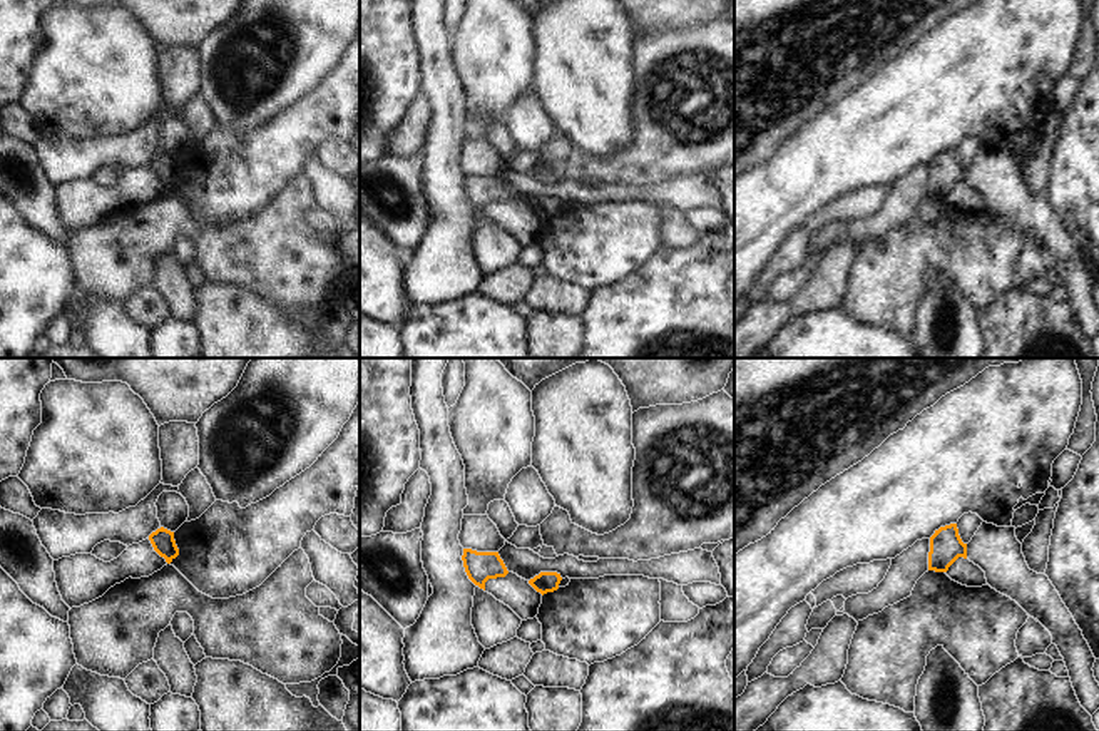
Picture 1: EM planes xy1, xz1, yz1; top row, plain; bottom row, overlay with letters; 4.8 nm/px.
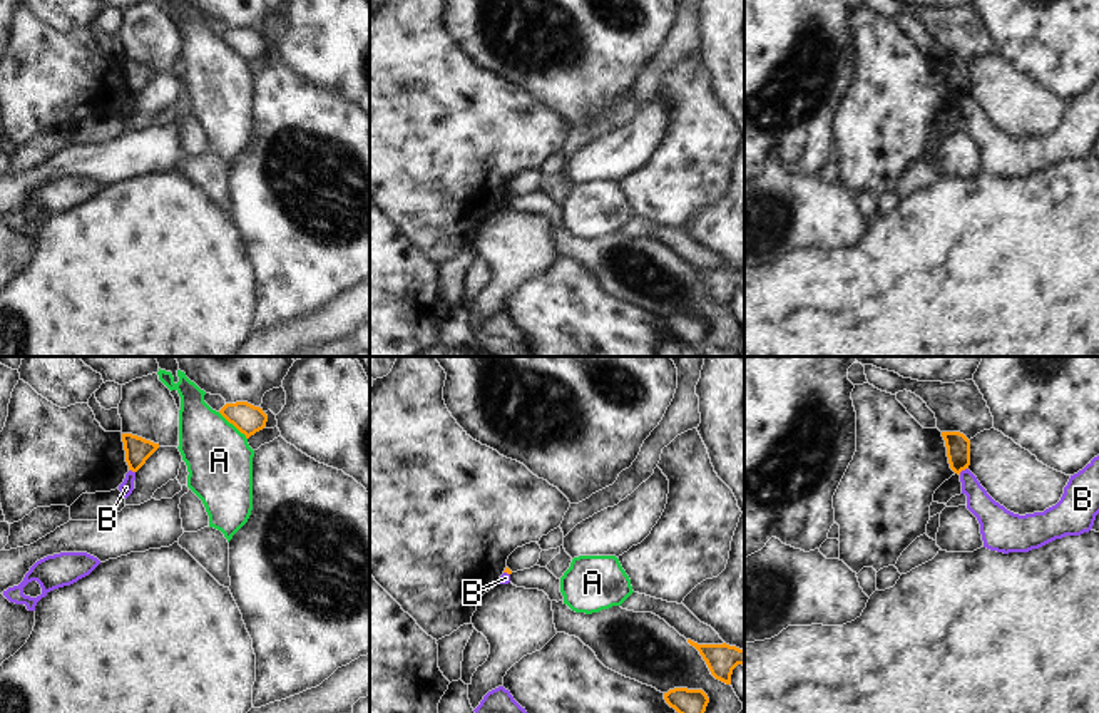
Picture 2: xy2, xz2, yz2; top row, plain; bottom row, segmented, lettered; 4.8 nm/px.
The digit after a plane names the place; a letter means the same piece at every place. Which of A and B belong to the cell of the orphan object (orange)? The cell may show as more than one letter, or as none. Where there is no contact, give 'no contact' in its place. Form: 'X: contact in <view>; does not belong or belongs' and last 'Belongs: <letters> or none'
A: contact in xy2; does not belong
B: contact in yz2; does not belong
Belongs: none

